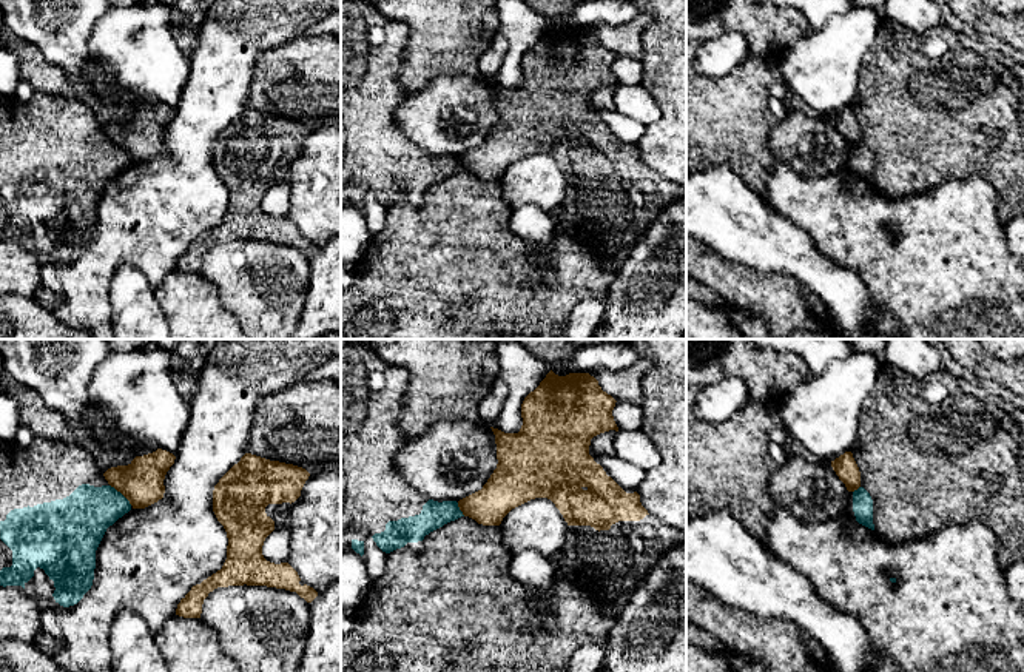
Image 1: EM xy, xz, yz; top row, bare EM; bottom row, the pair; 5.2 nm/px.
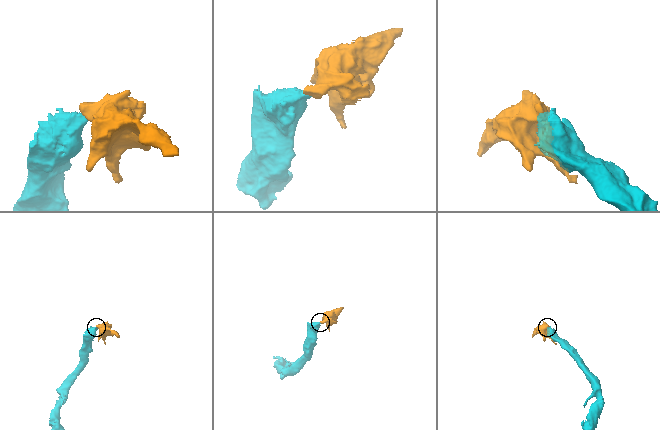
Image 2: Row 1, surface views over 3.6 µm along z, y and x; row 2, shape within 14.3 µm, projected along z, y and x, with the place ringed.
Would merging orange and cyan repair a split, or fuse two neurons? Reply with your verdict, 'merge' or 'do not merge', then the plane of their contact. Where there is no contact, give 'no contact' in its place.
do not merge; contact in xy

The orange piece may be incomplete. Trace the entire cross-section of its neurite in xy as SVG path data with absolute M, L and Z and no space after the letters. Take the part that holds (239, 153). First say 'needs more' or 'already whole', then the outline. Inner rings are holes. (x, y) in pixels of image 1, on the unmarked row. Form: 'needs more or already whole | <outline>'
needs more | M245 108L214 140L213 166L224 180L228 193L227 214L221 225L204 234L180 254L176 270L184 273L200 273L204 254L217 242L228 240L267 240L296 247L307 257L312 257L318 247L301 240L298 227L288 219L275 219L264 213L262 200L265 193L276 183L288 177L288 163L301 151L305 136L313 131L305 123L270 116L251 108Z

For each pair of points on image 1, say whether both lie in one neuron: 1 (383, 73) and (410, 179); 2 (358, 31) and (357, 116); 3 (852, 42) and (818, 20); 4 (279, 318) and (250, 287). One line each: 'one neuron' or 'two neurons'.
1: one neuron
2: one neuron
3: two neurons
4: one neuron

